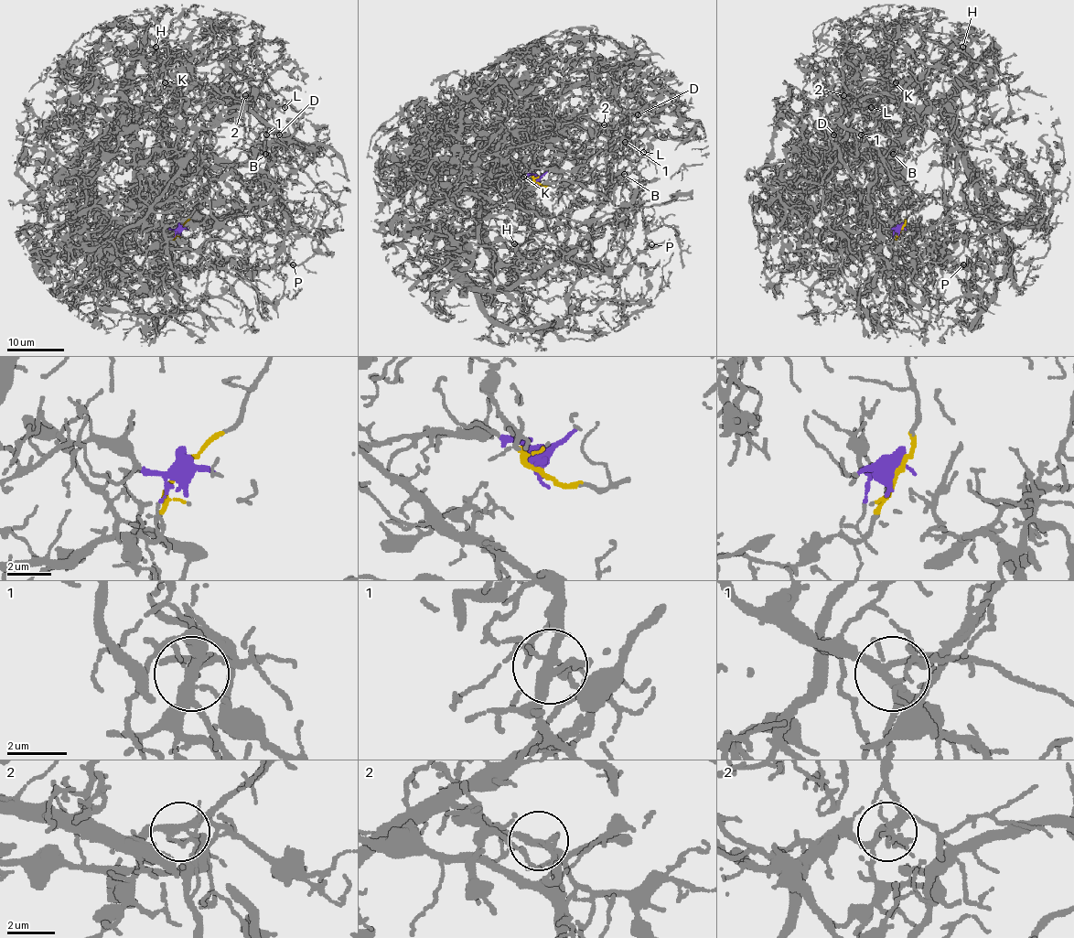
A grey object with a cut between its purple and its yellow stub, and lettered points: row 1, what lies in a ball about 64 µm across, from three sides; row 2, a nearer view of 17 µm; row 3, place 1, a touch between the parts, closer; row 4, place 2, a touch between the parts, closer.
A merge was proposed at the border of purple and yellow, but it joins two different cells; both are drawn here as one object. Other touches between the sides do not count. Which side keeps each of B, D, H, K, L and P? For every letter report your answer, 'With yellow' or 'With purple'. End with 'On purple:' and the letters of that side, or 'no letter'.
B: With purple
D: With purple
H: With purple
K: With purple
L: With purple
P: With purple
On purple: B, D, H, K, L, P

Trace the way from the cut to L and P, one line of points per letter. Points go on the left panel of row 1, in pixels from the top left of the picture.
L: (178, 228), (149, 221), (121, 233), (135, 159), (128, 113), (177, 85), (235, 98), (253, 92), (284, 107)
P: (178, 228), (149, 221), (120, 243), (128, 252), (164, 245), (232, 256), (256, 269), (287, 256), (294, 264)

